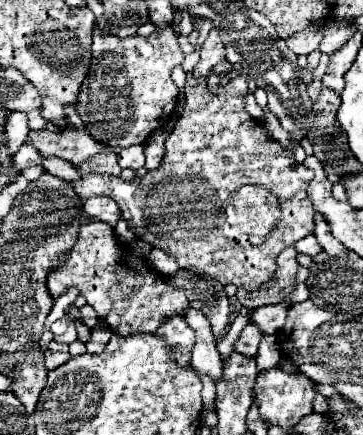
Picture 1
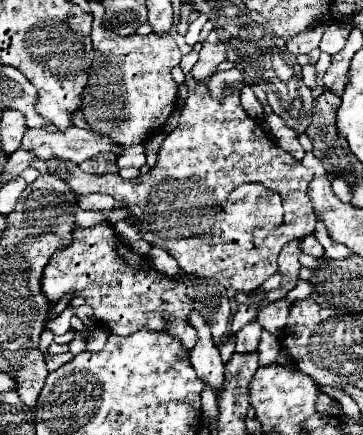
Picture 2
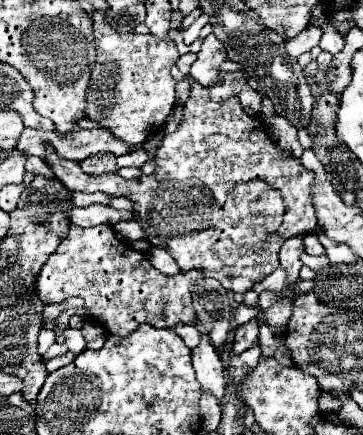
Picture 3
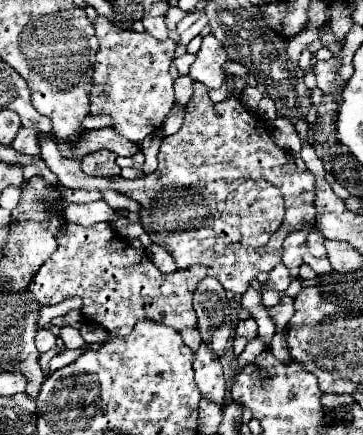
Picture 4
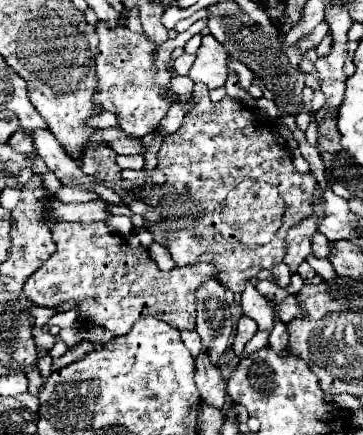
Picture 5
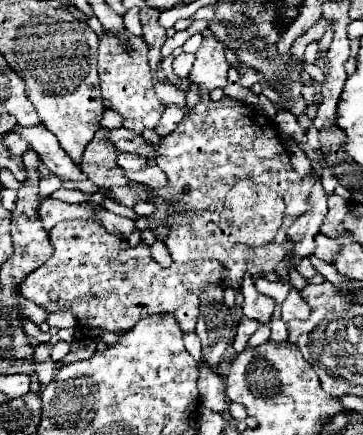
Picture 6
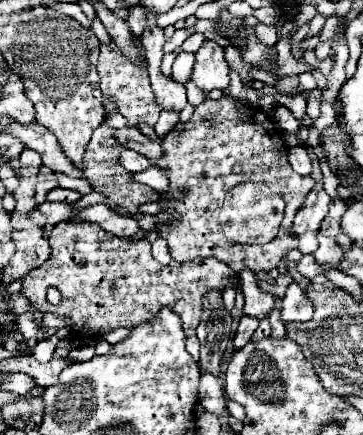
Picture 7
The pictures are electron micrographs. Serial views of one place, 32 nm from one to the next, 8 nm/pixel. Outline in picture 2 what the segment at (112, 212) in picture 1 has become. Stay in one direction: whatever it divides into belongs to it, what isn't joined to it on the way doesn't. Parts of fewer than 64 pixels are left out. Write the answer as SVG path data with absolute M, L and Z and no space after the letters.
M78 194L76 196L76 204L84 210L114 210L114 198L108 196L108 194L88 194L88 196L82 196Z

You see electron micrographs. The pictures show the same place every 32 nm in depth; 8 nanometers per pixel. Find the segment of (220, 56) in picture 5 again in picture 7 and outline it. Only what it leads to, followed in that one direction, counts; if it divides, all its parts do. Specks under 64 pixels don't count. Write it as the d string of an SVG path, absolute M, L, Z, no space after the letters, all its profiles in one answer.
M206 40L200 46L200 50L196 52L192 82L204 92L210 92L214 88L224 90L230 82L228 72L230 72L230 68L224 58L224 48L220 44L216 44L214 40Z

